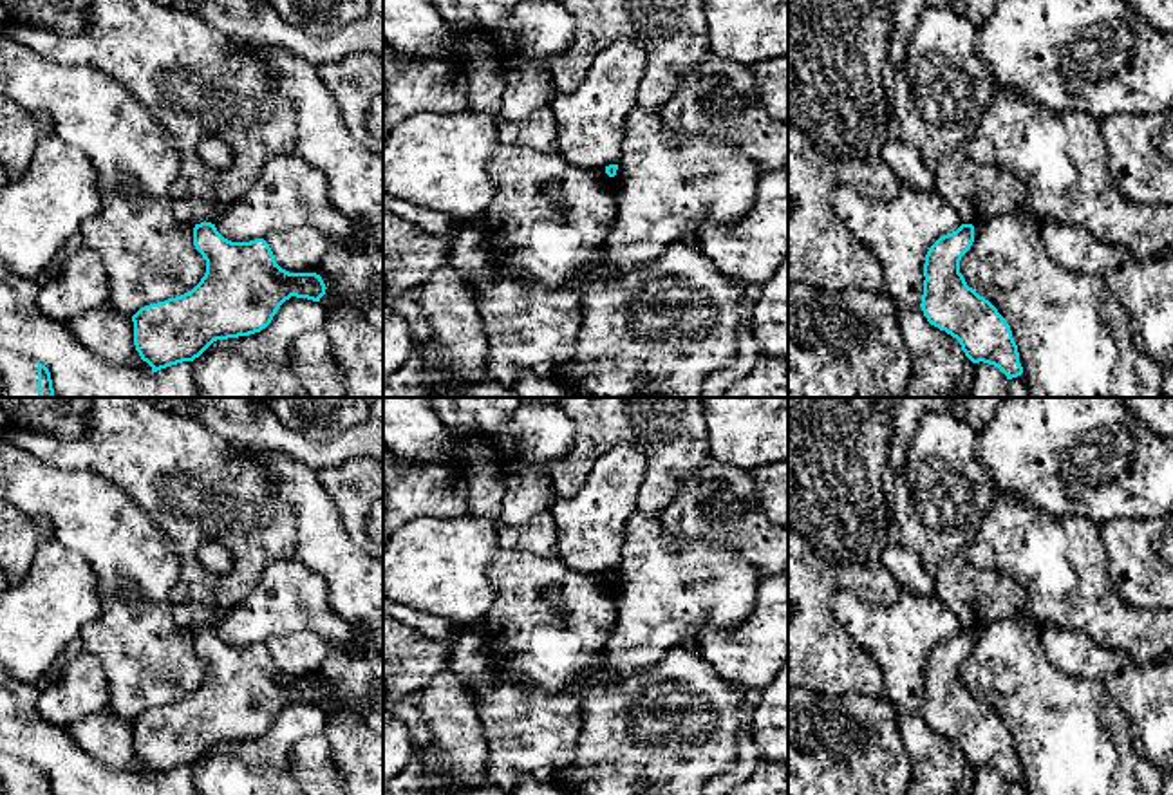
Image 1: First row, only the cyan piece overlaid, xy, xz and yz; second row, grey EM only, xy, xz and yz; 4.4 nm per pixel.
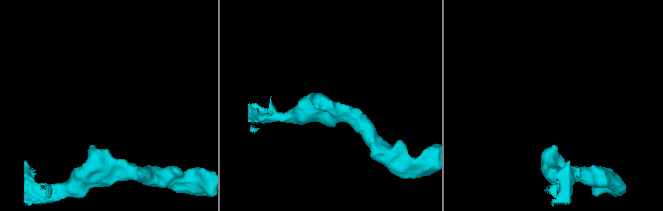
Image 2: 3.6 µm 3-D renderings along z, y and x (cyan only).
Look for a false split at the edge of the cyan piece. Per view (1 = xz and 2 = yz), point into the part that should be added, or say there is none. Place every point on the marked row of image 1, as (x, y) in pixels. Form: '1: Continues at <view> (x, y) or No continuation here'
1: No continuation here
2: No continuation here

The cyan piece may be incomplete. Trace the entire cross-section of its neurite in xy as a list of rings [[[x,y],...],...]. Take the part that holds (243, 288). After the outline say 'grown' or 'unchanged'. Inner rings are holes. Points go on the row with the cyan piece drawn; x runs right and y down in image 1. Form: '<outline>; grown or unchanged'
[[[201,222],[193,228],[193,246],[206,260],[201,282],[190,293],[145,305],[132,316],[136,351],[152,372],[193,361],[217,340],[260,332],[291,296],[320,302],[325,295],[320,275],[282,269],[264,238],[231,242],[215,224]]]; unchanged

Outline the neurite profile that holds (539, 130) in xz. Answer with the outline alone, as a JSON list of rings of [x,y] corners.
[[[549,105],[522,121],[499,121],[497,136],[501,145],[558,152],[557,121]]]

